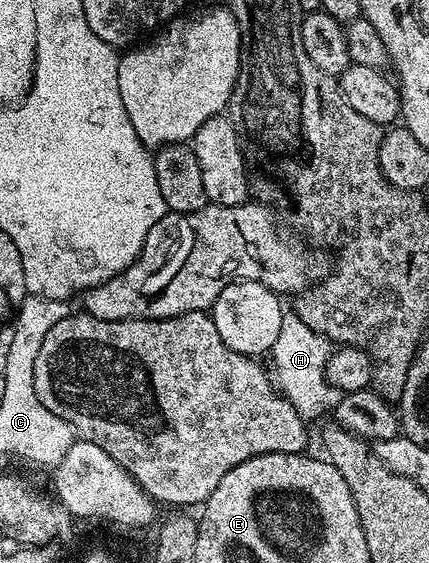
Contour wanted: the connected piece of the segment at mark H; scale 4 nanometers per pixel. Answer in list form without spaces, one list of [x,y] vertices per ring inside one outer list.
[[[295,313],[285,314],[282,321],[282,330],[278,333],[278,341],[274,341],[270,358],[276,366],[274,379],[279,390],[296,409],[305,421],[313,421],[324,410],[335,408],[342,395],[328,381],[328,358],[334,350],[333,344],[320,335],[306,321],[302,321]]]

